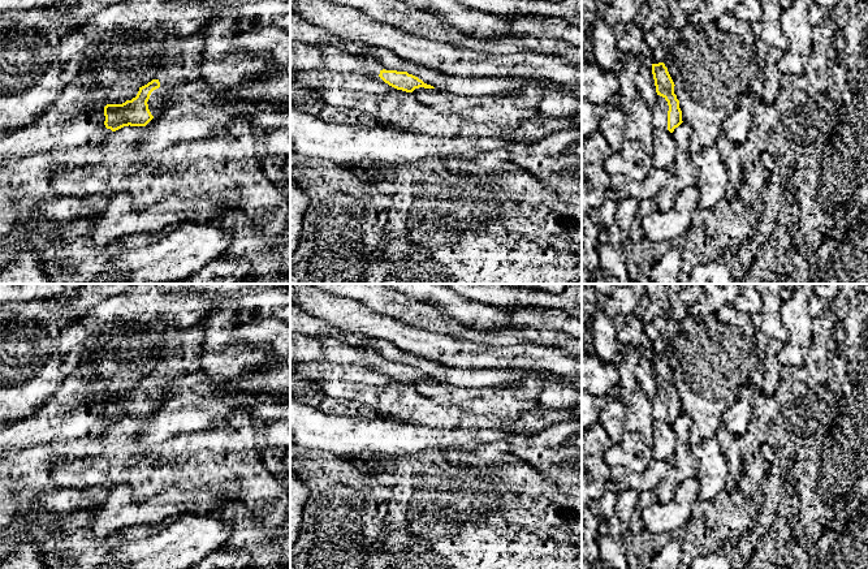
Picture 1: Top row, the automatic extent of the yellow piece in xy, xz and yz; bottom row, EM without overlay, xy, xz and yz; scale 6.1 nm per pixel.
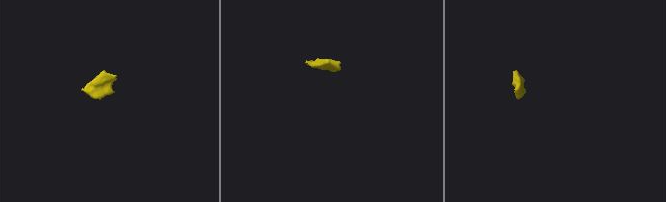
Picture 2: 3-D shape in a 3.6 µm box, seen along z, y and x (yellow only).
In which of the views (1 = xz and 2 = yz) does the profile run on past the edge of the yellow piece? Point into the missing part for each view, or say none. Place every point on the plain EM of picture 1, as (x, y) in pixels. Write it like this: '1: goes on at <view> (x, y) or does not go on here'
1: goes on at xz (333, 350)
2: does not go on here

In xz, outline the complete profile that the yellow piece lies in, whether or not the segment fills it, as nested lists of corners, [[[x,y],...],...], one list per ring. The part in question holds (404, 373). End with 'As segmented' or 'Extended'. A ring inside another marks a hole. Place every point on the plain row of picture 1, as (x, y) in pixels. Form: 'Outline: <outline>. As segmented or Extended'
Outline: [[[320,339],[320,342],[323,359],[337,365],[362,365],[368,368],[379,367],[389,378],[406,384],[413,384],[419,379],[435,380],[407,363],[381,362],[379,357],[368,349],[347,345],[336,339]]]. Extended

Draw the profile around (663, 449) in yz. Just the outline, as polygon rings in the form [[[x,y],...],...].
[[[657,387],[653,401],[653,445],[652,456],[657,461],[671,461],[674,457],[675,435],[671,424],[668,422],[669,397],[665,389]]]

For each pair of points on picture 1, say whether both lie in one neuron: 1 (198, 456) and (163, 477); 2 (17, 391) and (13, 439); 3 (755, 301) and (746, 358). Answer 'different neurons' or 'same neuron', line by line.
1: same neuron
2: different neurons
3: different neurons

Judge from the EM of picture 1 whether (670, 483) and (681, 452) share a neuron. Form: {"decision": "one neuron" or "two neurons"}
{"decision": "one neuron"}

